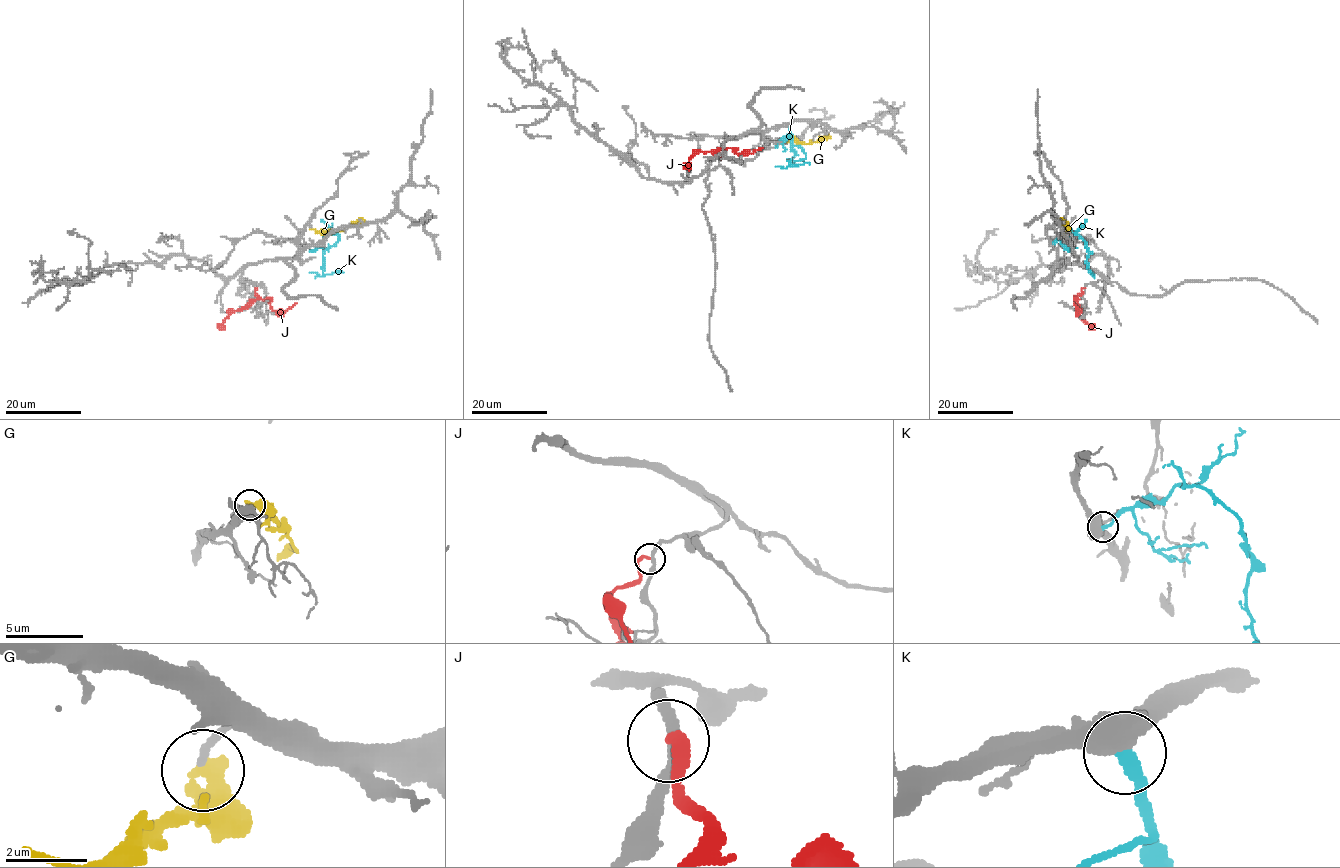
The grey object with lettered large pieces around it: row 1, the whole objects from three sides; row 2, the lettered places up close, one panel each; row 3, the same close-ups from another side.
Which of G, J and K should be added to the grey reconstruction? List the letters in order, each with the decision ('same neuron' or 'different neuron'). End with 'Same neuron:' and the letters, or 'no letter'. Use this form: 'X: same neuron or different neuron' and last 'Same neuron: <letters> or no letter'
G: different neuron
J: different neuron
K: same neuron
Same neuron: K

